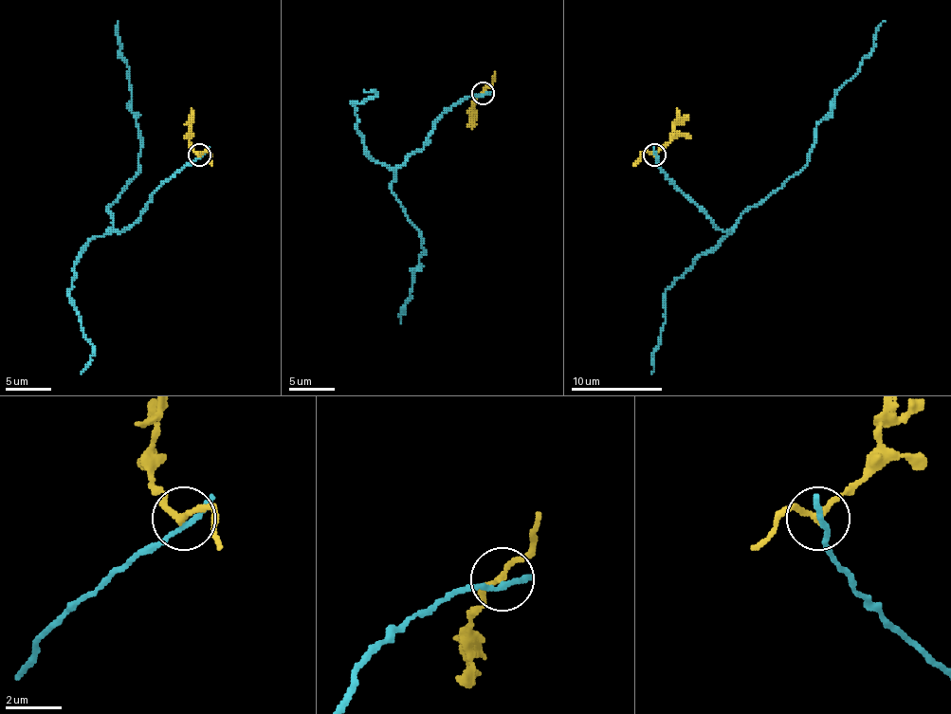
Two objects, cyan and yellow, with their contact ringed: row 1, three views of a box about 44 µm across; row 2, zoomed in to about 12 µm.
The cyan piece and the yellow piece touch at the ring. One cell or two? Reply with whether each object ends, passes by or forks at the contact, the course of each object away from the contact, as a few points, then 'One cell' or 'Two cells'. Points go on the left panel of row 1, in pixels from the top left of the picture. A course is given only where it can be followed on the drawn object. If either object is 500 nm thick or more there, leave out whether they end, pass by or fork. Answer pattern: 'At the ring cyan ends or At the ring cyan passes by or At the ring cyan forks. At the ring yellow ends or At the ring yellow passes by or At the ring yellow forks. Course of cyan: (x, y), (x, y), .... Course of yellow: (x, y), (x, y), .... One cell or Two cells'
At the ring cyan passes by. At the ring yellow passes by. Course of cyan: (200, 156), (171, 176), (129, 228), (113, 229), (108, 207), (136, 176), (140, 131), (132, 113), (118, 21). Course of yellow: (200, 154), (189, 140), (191, 108). Two cells

